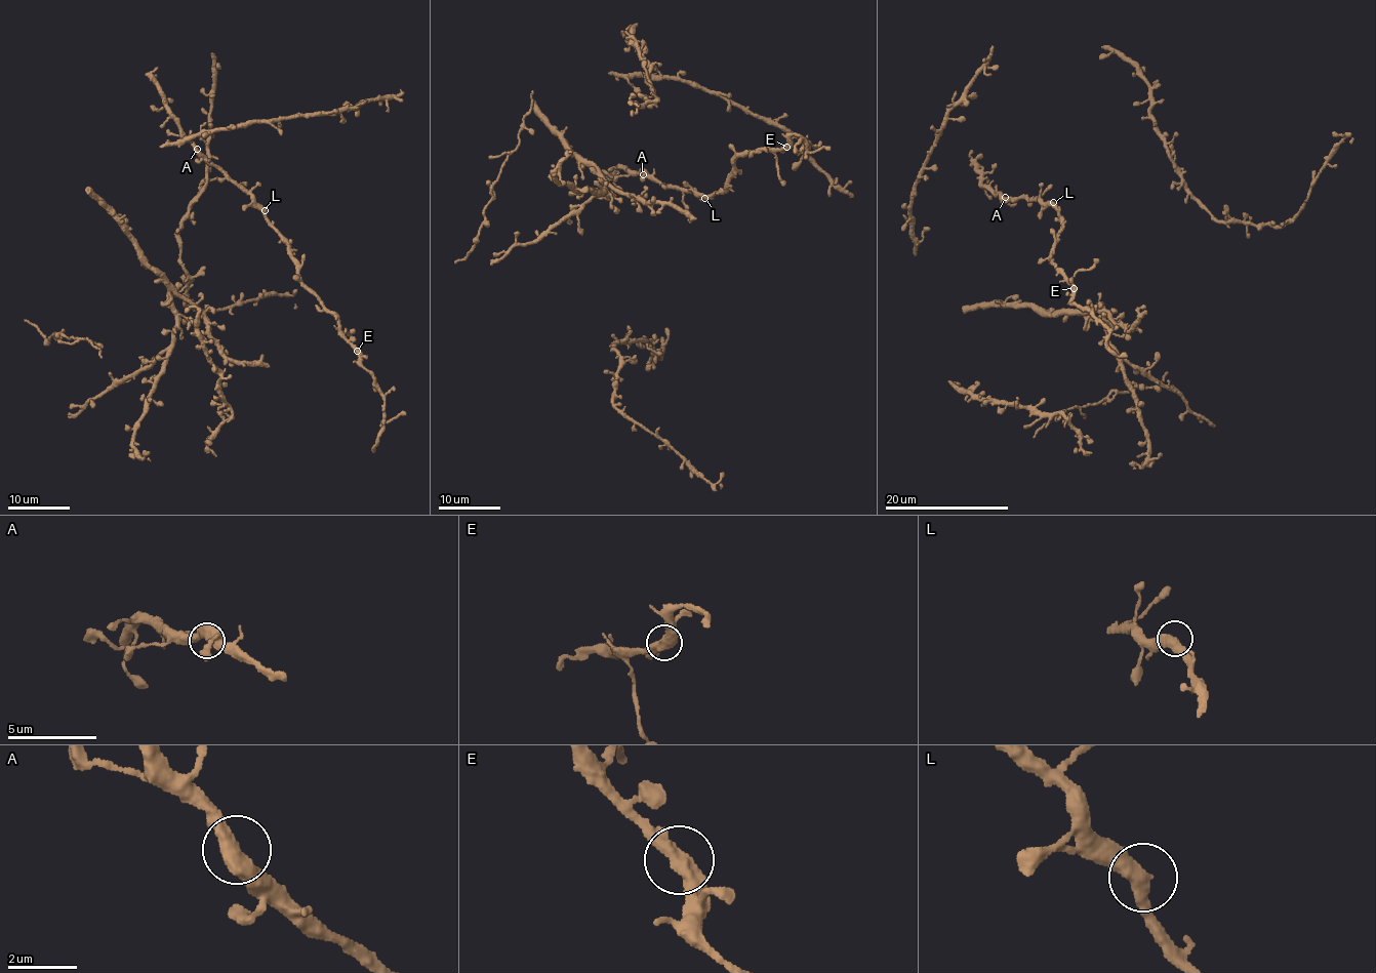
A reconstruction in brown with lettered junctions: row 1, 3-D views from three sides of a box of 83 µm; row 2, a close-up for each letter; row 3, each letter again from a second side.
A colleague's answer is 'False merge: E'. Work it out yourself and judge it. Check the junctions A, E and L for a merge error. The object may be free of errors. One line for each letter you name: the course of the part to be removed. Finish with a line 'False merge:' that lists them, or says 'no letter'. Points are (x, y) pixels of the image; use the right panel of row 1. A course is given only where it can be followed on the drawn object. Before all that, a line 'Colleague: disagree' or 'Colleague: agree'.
Colleague: disagree
False merge: no letter

